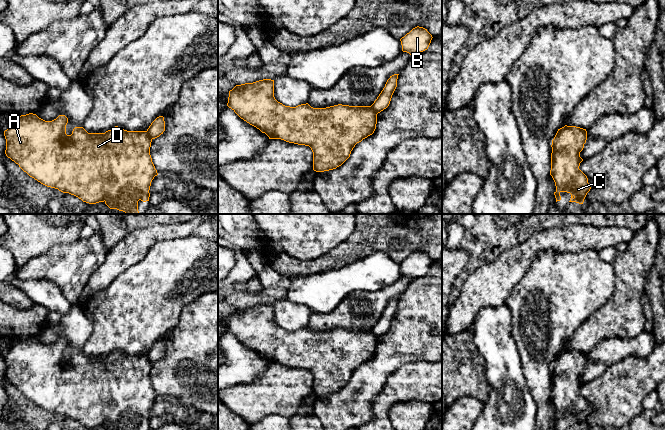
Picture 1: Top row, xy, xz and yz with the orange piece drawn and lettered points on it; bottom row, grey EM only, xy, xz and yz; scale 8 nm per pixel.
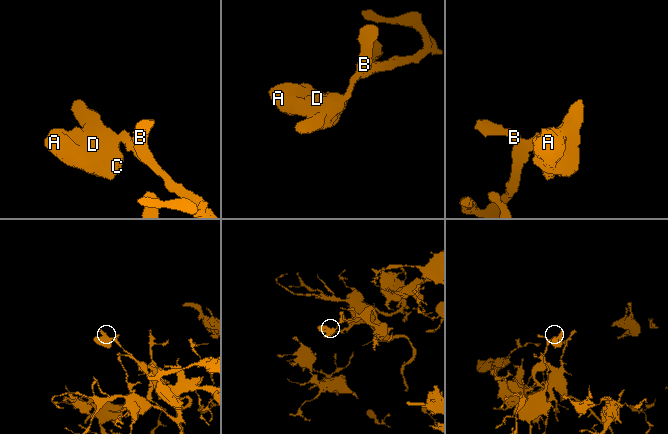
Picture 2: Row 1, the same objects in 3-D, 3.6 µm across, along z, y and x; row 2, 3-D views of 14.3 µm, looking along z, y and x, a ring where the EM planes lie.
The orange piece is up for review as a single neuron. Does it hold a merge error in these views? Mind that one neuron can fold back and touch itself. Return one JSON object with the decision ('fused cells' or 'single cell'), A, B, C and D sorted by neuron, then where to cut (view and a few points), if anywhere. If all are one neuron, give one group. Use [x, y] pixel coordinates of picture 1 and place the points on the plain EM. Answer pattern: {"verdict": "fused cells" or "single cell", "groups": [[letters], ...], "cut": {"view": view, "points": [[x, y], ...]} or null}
{"verdict": "fused cells", "groups": [["A", "C", "D"], ["B"]], "cut": {"view": "xy", "points": [[146, 355], [151, 363]]}}

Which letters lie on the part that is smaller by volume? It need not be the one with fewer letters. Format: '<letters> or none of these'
A, C, D

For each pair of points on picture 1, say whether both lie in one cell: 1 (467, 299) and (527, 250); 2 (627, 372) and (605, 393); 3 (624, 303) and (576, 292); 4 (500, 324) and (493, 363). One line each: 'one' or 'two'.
1: one
2: one
3: two
4: one

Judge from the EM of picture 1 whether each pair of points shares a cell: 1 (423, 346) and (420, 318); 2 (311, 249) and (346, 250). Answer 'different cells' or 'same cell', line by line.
1: same cell
2: different cells

